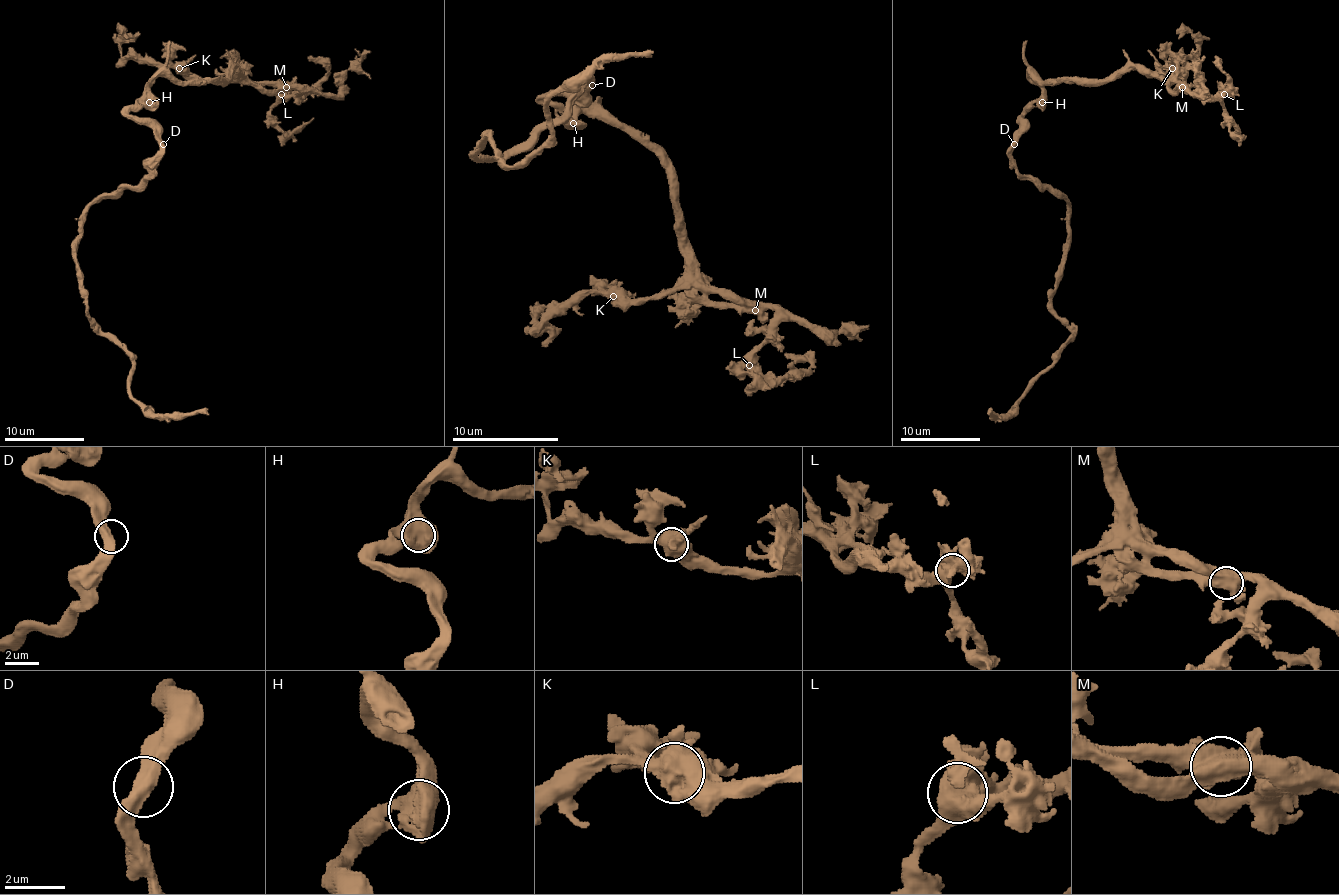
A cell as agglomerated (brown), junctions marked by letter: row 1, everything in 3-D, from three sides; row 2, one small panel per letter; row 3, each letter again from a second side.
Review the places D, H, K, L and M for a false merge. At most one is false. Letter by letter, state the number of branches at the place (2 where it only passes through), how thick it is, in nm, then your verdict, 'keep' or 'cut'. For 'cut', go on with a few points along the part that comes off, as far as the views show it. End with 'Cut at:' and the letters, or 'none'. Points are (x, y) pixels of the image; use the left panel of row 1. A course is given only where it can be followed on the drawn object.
D: branches 2; calibre 480 nm; keep
H: branches 3; calibre 600 nm; keep
K: branches 4; calibre 700 nm; keep
L: branches 4; calibre 600 nm; keep
M: branches 4; calibre 700 nm; cut; course (285, 86), (249, 84), (235, 70), (233, 50)
Cut at: M

